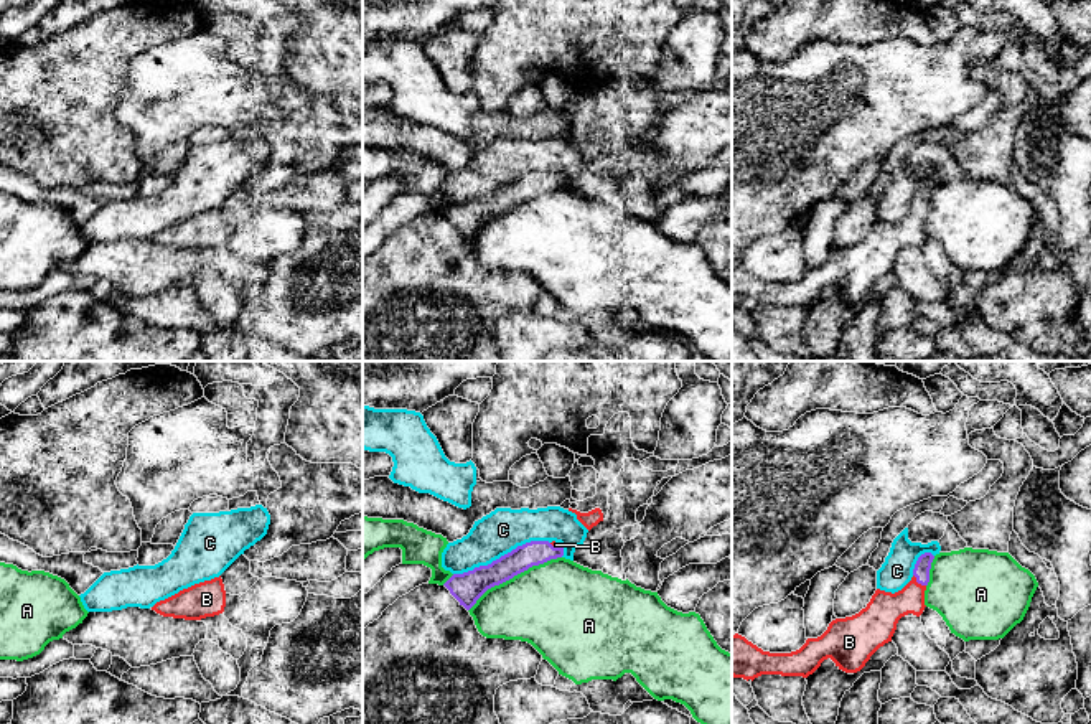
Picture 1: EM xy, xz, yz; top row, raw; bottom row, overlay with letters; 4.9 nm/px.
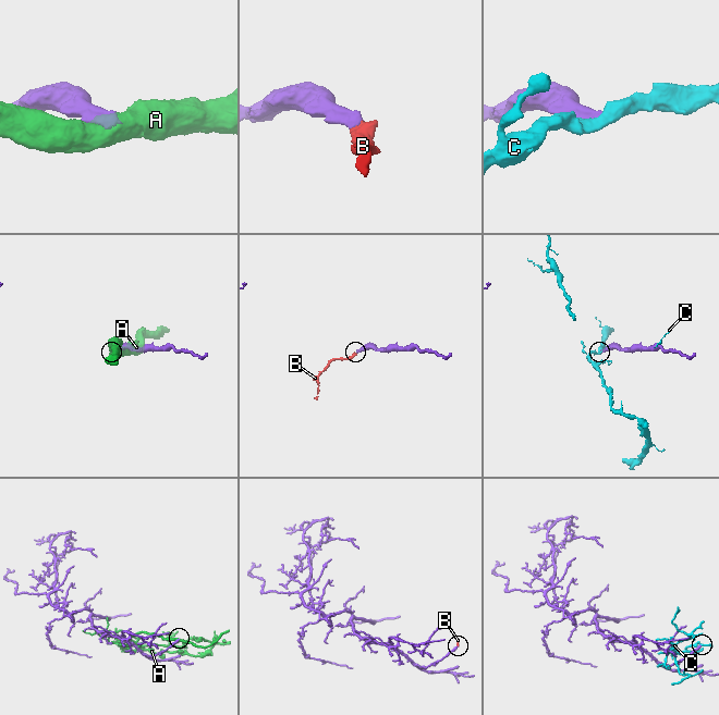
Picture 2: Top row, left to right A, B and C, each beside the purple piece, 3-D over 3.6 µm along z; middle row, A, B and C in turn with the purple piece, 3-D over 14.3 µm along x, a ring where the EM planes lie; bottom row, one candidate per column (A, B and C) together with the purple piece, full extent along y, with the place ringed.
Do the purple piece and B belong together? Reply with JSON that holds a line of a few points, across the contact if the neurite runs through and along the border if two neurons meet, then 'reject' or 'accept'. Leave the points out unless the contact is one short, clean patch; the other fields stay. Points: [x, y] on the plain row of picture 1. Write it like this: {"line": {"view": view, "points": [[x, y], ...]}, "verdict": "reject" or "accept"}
{"line": {"view": "yz", "points": [[923, 195], [918, 213], [895, 236], [884, 241]]}, "verdict": "accept"}

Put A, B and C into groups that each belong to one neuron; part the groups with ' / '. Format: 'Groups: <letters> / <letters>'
Groups: A / B / C

